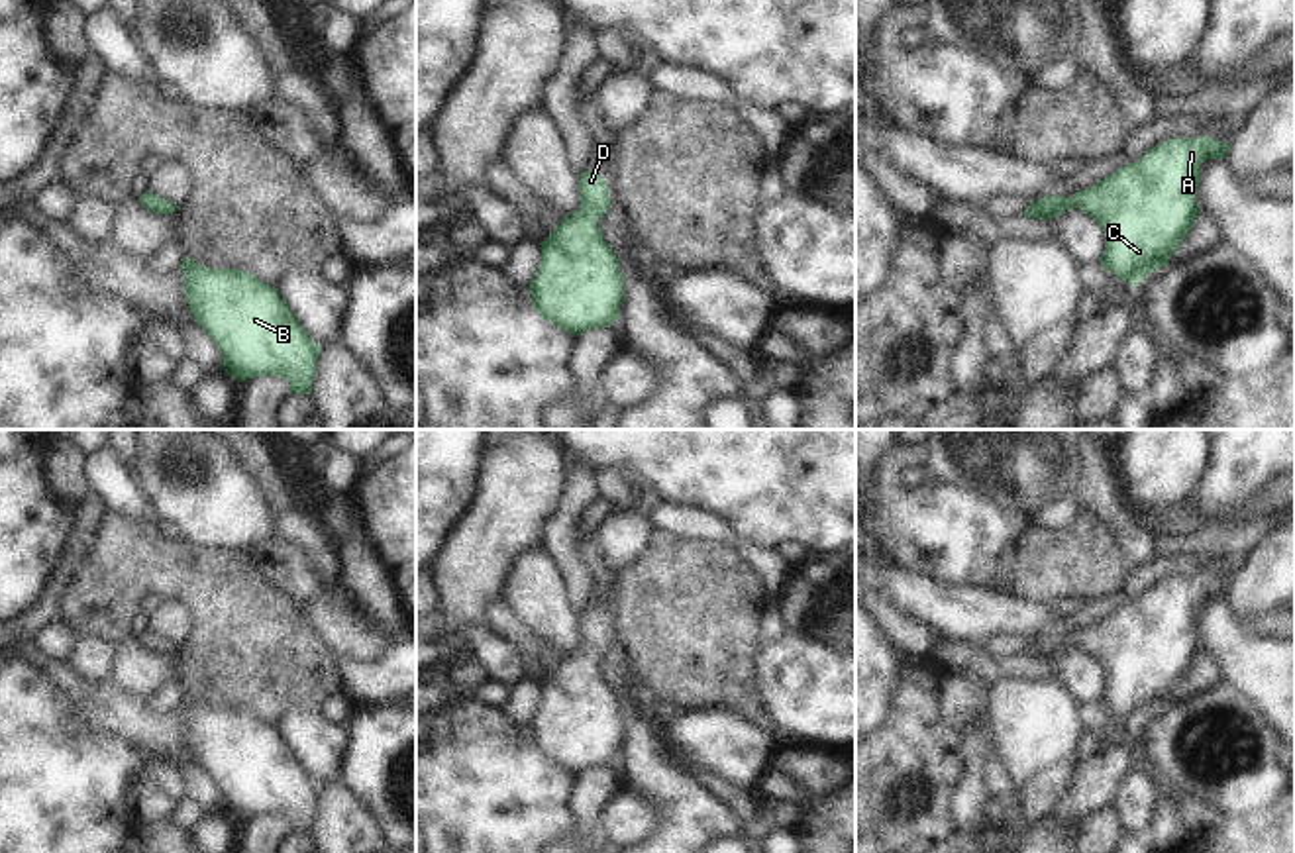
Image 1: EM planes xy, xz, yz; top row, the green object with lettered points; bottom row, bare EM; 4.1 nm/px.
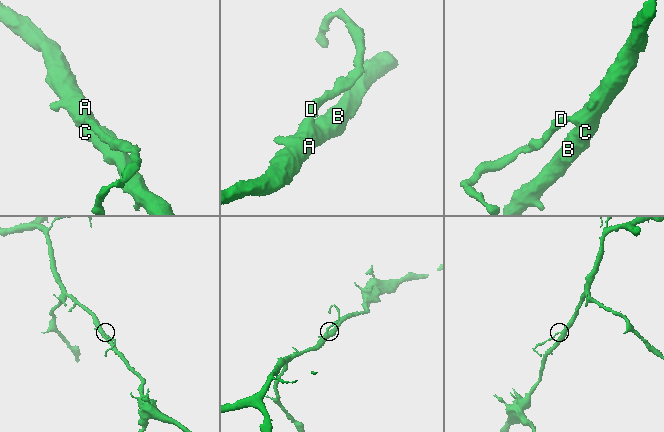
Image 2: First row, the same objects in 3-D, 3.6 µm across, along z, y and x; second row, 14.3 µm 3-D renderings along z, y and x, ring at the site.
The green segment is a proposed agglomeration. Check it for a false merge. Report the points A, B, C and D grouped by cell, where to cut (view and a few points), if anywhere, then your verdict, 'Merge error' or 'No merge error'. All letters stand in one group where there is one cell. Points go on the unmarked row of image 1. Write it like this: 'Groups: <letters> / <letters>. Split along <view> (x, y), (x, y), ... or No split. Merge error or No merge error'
Groups: A B C D. No split. No merge error

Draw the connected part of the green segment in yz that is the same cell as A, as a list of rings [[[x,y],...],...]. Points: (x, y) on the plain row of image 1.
[[[1177,577],[1146,590],[1071,637],[1038,637],[1024,649],[1032,659],[1056,659],[1077,645],[1105,671],[1101,706],[1136,726],[1167,704],[1199,653],[1199,606],[1222,598],[1230,584],[1205,577]]]

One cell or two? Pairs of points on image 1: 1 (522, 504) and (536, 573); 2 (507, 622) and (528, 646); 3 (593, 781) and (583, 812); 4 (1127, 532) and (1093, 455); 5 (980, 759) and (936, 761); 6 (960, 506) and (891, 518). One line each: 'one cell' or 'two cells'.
1: two cells
2: one cell
3: one cell
4: one cell
5: two cells
6: one cell

